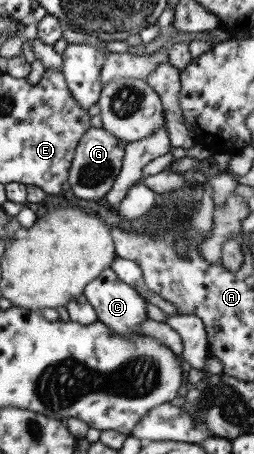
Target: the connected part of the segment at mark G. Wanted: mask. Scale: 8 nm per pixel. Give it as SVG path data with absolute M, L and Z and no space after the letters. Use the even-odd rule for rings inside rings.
M89 126L78 141L70 168L67 182L71 186L73 196L82 200L98 200L110 191L115 176L121 171L121 161L125 154L125 144L113 137L103 128Z

